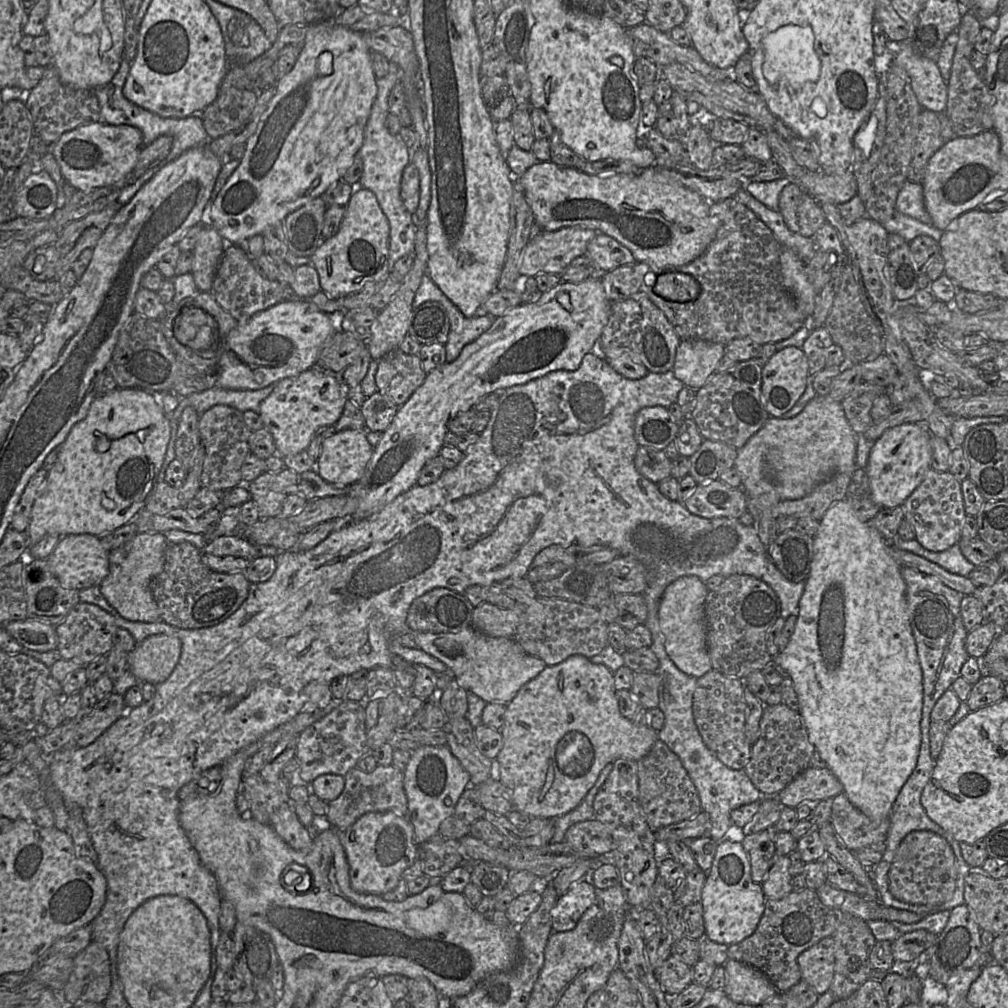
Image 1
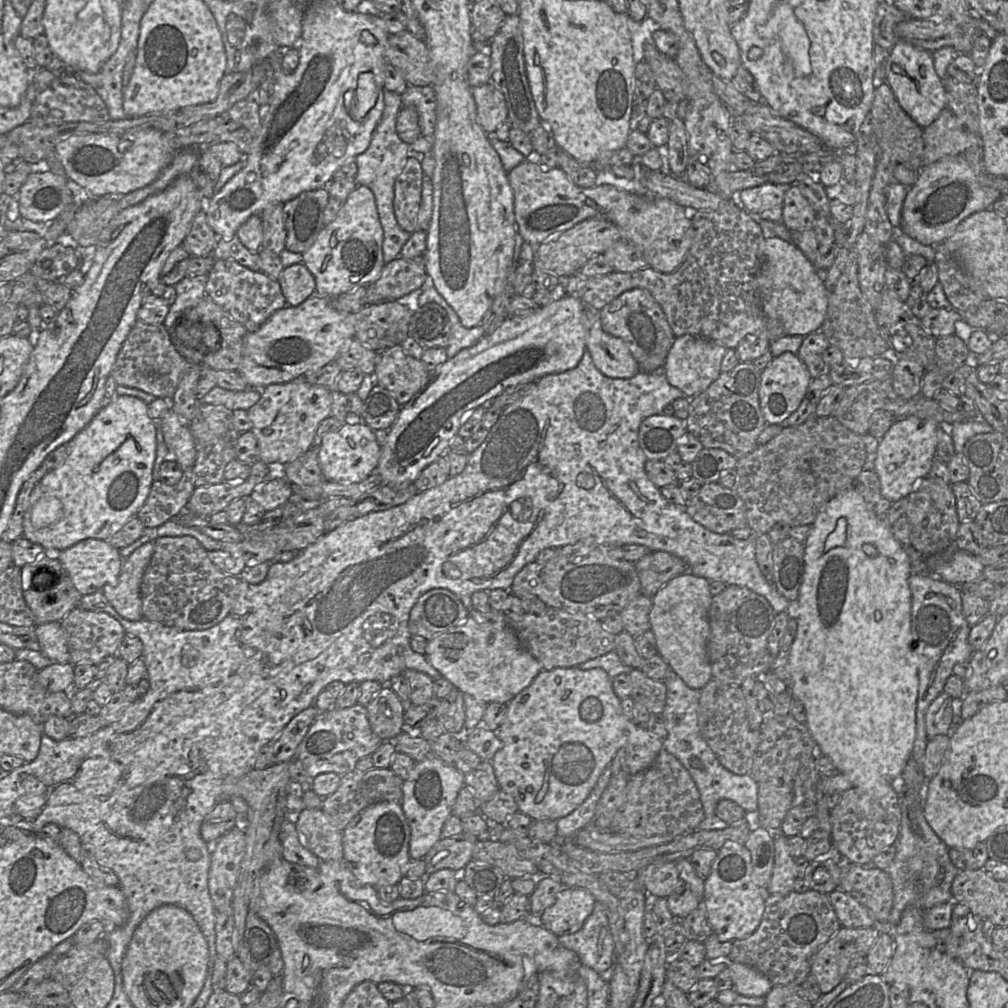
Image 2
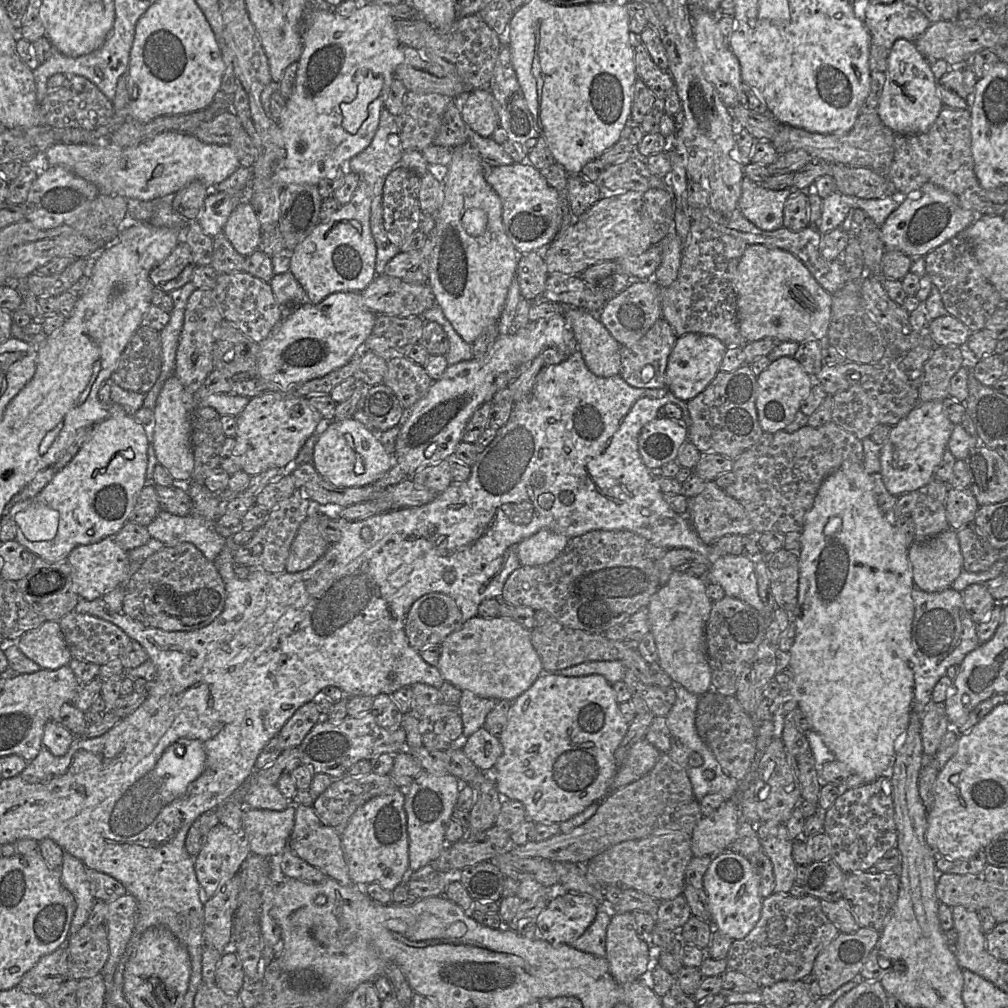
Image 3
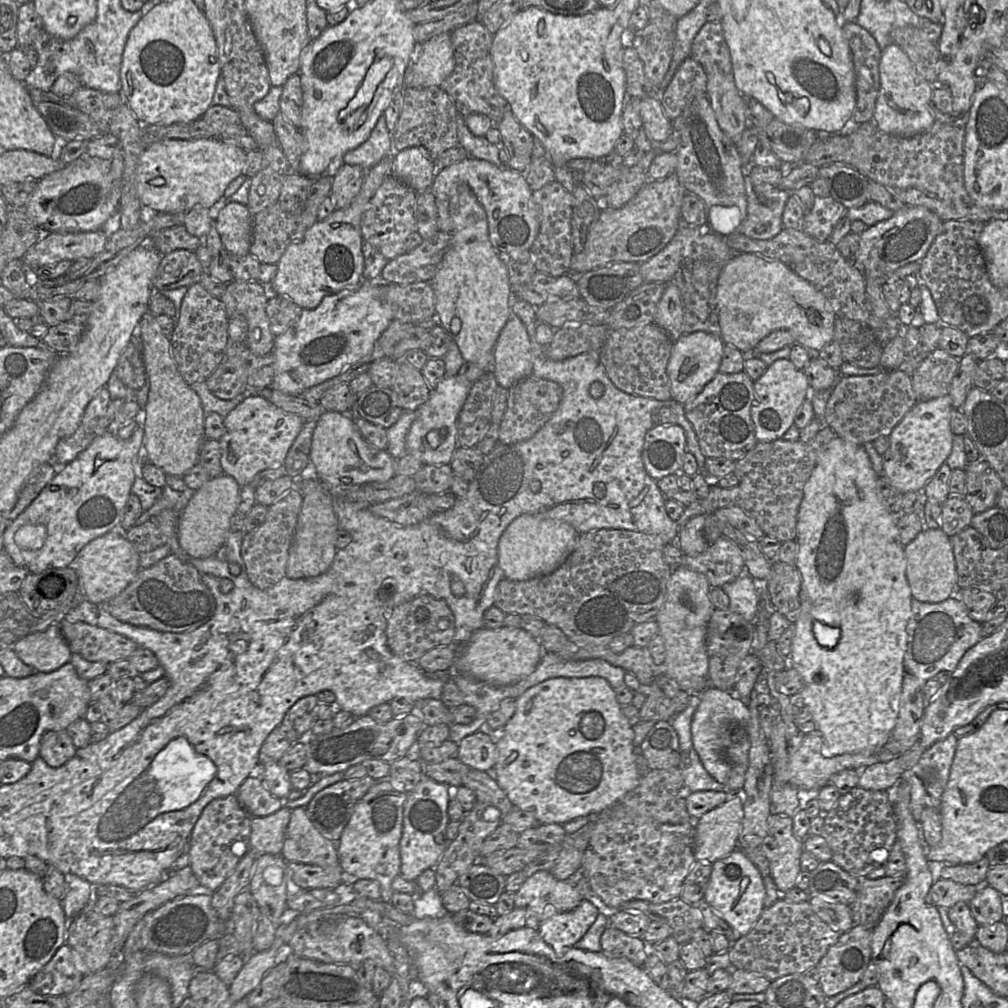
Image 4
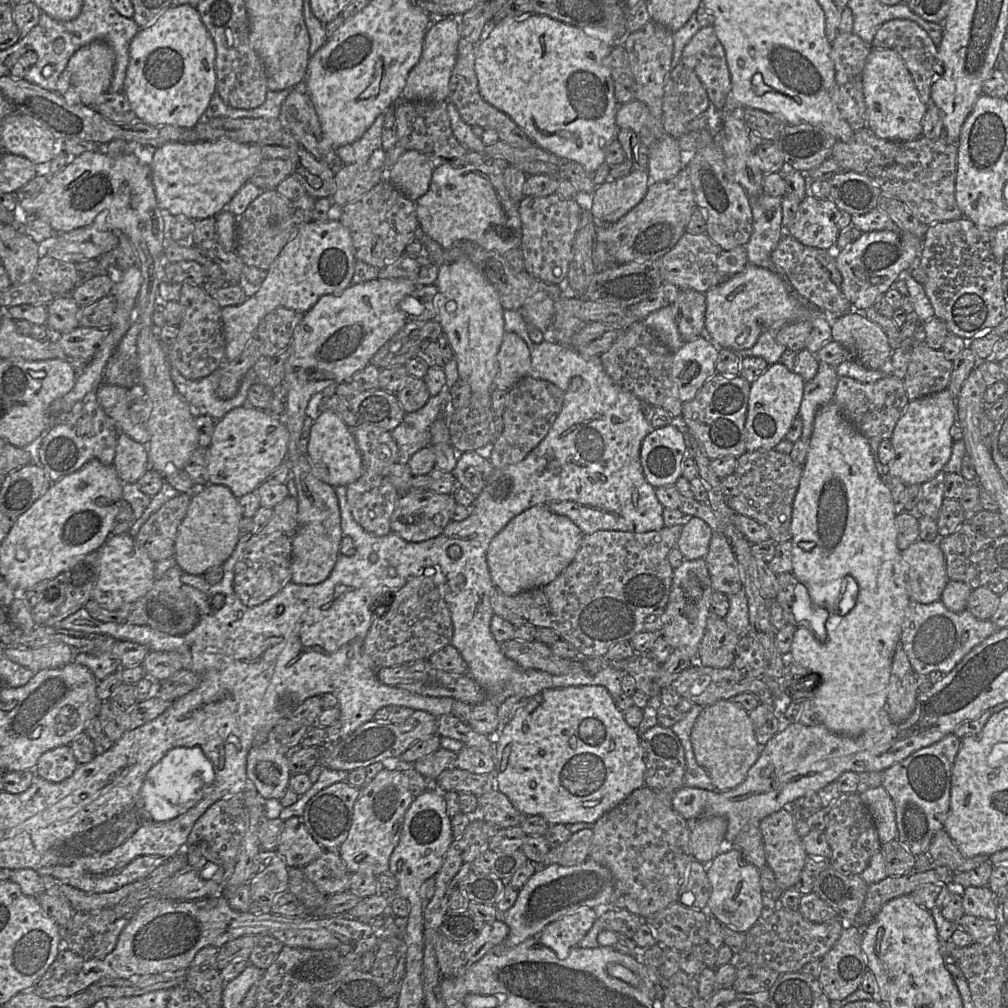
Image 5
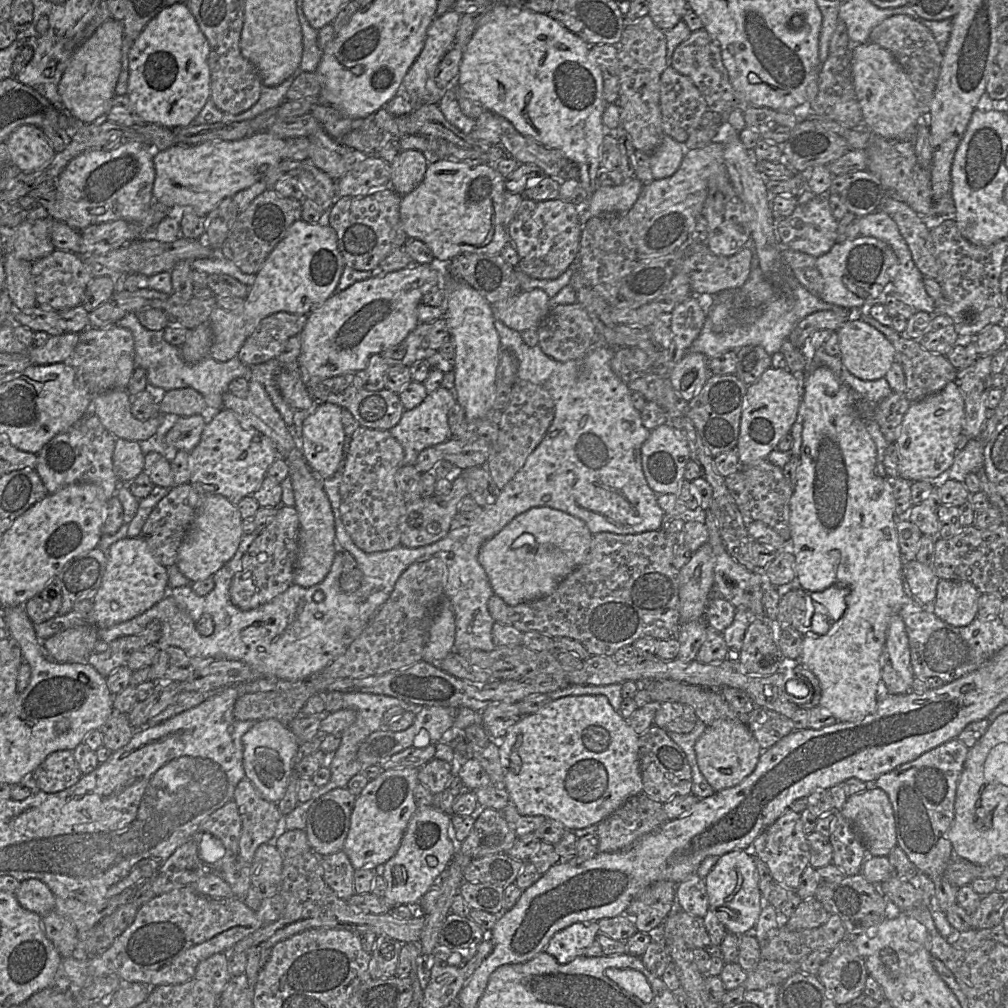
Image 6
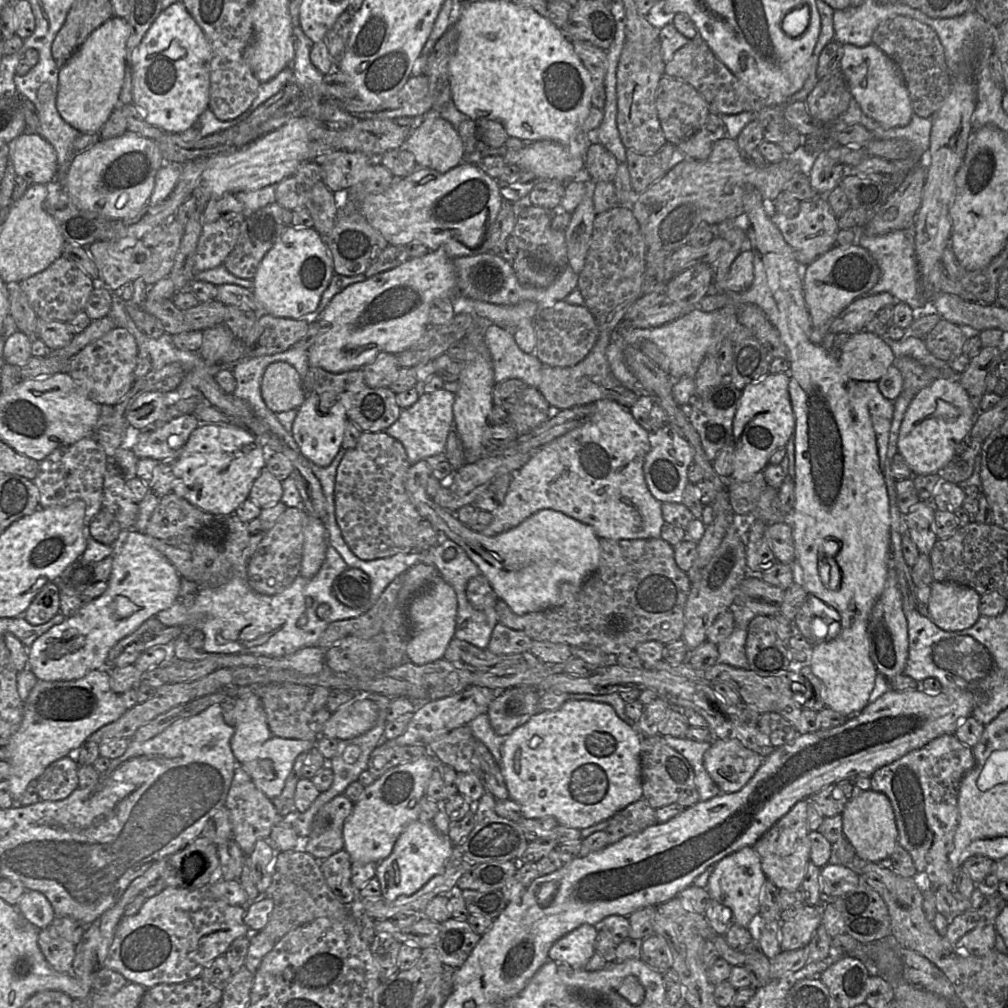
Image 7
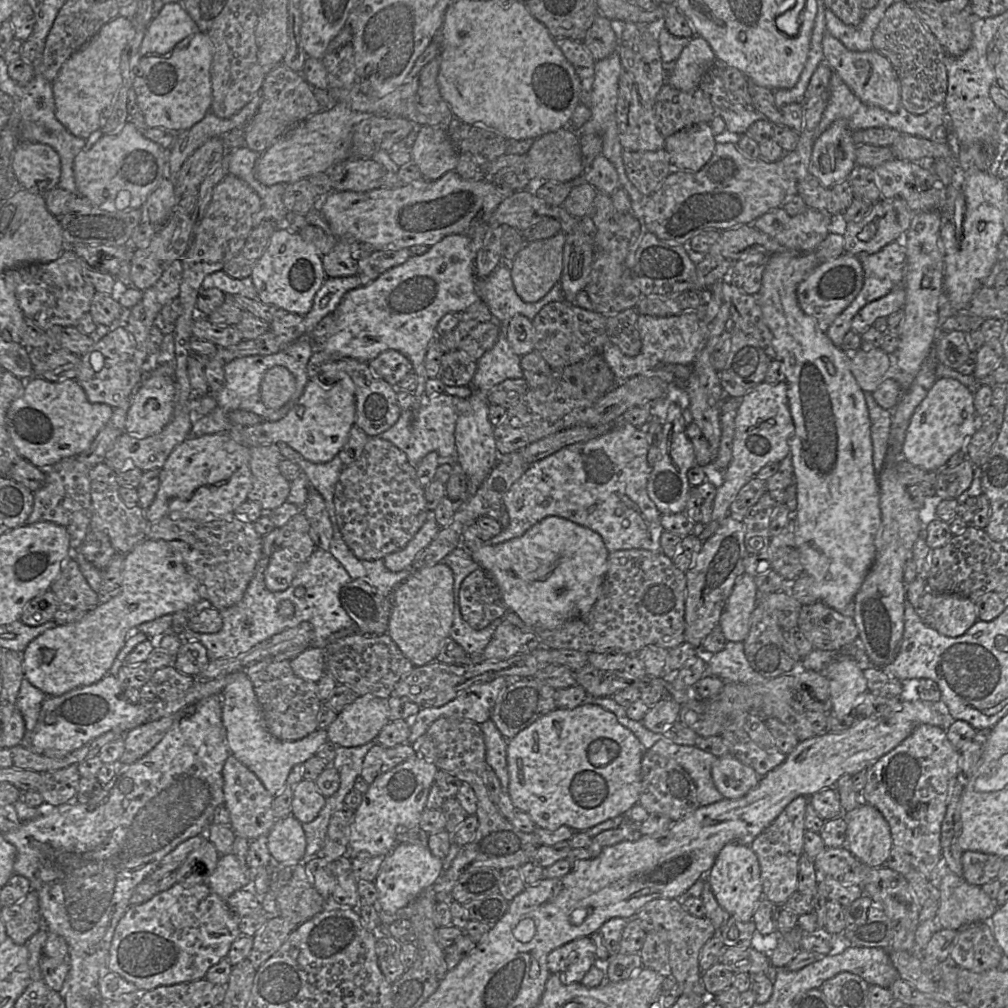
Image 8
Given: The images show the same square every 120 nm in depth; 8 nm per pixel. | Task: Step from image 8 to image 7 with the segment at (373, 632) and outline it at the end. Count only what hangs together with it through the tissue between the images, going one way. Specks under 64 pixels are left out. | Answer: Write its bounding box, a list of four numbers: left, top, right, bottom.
[333,568,371,608]

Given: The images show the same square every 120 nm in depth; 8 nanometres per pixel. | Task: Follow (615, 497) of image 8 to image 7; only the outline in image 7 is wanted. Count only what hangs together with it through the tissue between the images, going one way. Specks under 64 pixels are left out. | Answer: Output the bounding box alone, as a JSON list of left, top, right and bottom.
[481,400,665,539]

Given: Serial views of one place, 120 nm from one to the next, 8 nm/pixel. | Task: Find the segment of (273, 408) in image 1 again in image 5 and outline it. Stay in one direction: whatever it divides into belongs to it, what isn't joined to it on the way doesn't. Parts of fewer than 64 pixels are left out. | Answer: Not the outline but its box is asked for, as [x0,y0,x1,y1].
[208,405,289,499]

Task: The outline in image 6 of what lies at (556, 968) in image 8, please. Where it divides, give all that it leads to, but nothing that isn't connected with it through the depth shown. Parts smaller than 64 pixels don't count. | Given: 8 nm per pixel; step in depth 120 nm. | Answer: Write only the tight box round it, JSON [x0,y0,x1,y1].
[545,921,599,964]

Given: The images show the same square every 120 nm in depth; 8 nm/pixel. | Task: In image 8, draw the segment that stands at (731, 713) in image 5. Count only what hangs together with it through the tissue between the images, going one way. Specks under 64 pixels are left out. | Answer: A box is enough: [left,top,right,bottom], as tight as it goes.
[712,754,761,799]

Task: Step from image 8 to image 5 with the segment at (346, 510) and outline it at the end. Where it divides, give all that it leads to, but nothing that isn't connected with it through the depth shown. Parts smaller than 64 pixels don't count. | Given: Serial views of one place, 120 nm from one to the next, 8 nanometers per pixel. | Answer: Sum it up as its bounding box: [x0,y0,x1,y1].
[347,424,401,536]

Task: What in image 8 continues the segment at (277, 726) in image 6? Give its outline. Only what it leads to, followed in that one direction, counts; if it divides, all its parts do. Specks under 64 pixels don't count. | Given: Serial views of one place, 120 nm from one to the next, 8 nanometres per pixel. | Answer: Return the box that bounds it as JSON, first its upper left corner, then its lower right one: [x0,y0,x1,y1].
[221,671,328,796]

